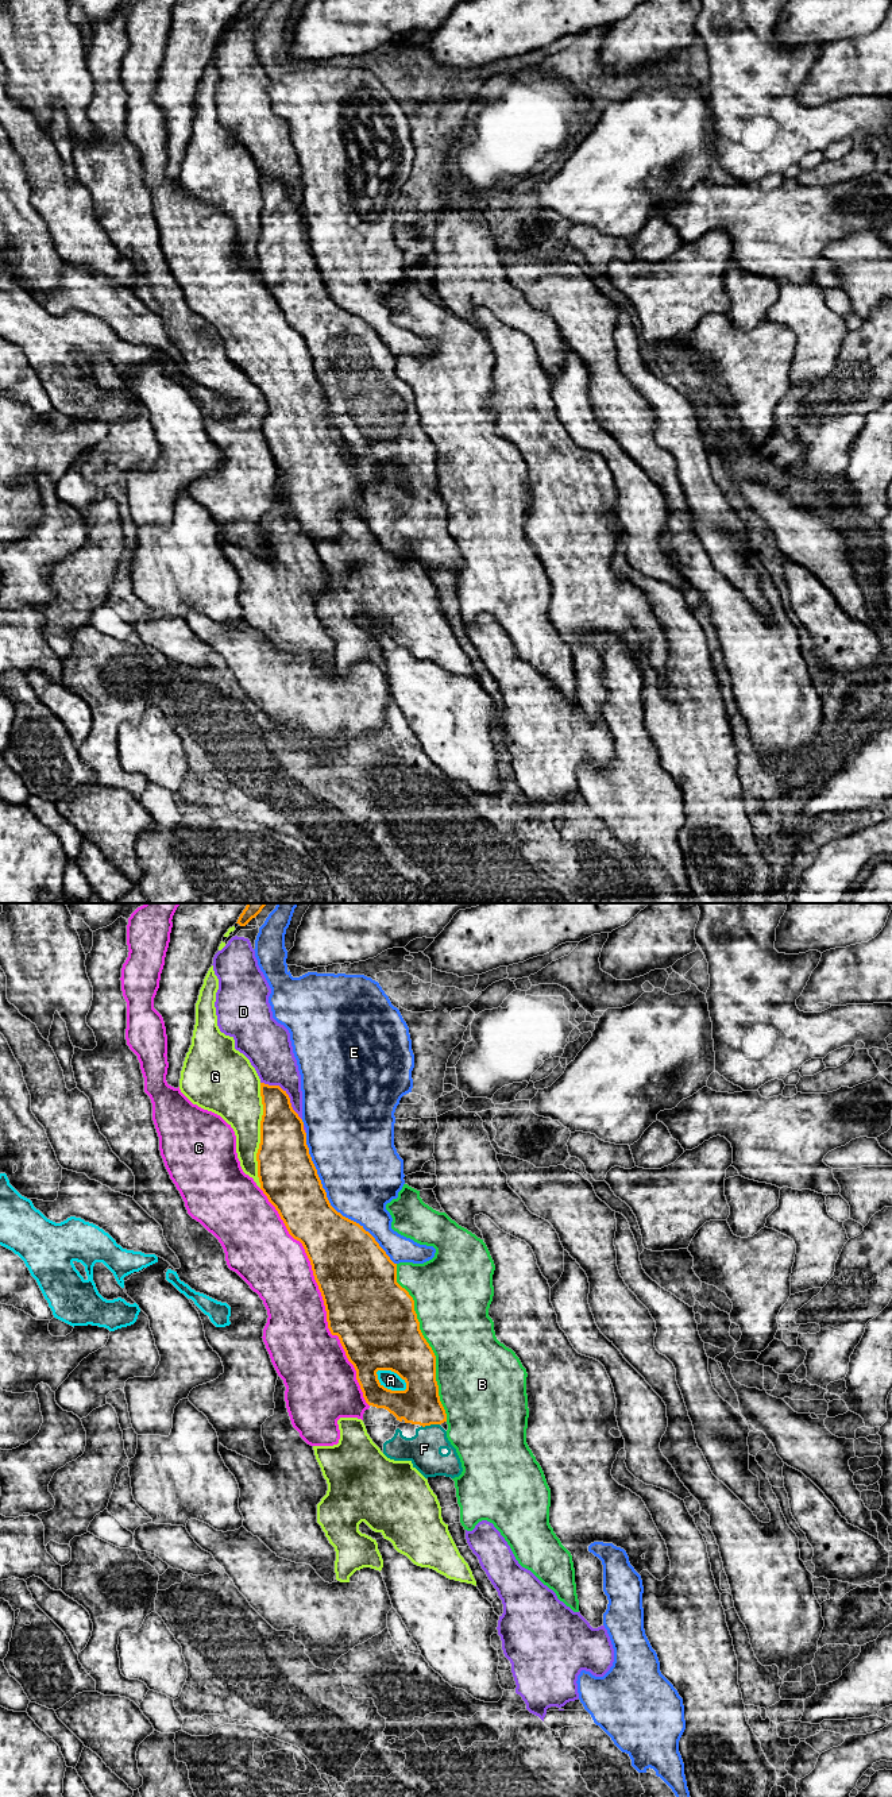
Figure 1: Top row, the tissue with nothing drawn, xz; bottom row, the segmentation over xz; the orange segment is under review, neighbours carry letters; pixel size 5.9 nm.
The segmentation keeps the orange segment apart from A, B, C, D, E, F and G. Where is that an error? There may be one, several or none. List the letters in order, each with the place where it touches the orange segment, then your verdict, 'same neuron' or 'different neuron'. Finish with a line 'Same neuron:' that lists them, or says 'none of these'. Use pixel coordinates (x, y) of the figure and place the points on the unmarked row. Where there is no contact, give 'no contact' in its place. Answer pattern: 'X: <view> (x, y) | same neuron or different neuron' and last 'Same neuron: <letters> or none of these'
A: xz (393, 463) | different neuron
B: xz (427, 435) | different neuron
C: xz (323, 390) | different neuron
D: xz (286, 186) | different neuron
E: xz (329, 296) | different neuron
F: xz (429, 517) | same neuron
G: xz (261, 228) | different neuron
Same neuron: F

